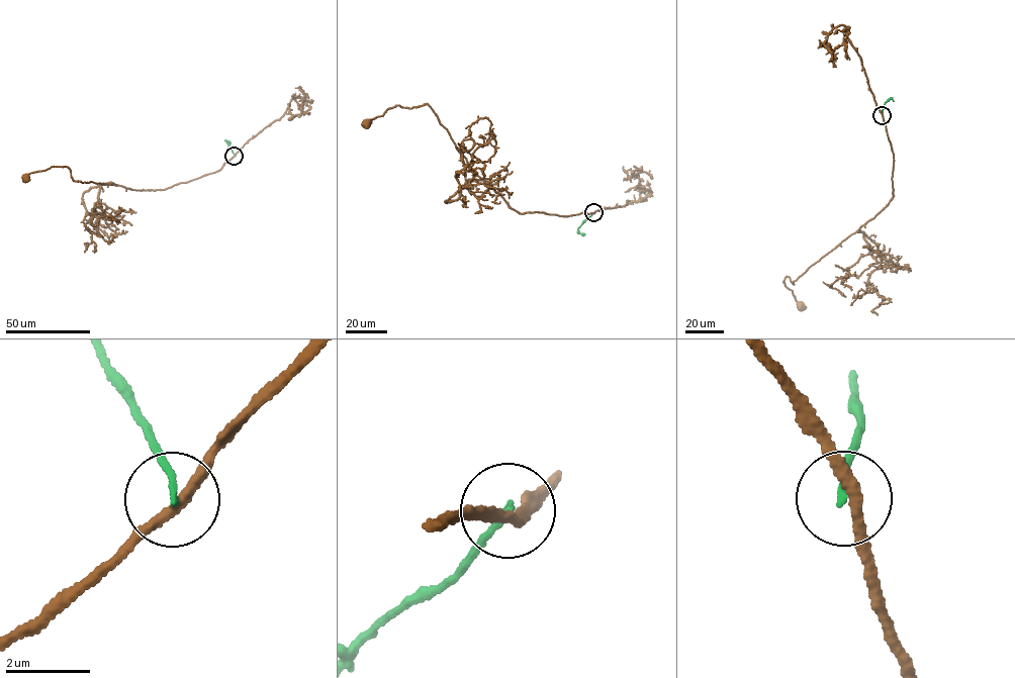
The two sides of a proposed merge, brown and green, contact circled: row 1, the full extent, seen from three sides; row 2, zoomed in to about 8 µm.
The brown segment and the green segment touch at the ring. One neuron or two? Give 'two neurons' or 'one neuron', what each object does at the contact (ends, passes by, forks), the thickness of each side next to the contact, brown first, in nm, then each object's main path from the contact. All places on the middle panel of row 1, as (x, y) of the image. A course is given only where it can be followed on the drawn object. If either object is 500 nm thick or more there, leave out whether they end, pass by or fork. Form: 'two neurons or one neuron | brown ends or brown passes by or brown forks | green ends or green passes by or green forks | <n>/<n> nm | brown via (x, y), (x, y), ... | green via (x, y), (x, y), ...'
two neurons | brown passes by | green ends | 260/150 nm | brown via (593, 213), (522, 213), (509, 207), (488, 183), (473, 178), (428, 104), (411, 109), (397, 104), (366, 124) | green via (593, 212), (578, 228), (584, 234)

